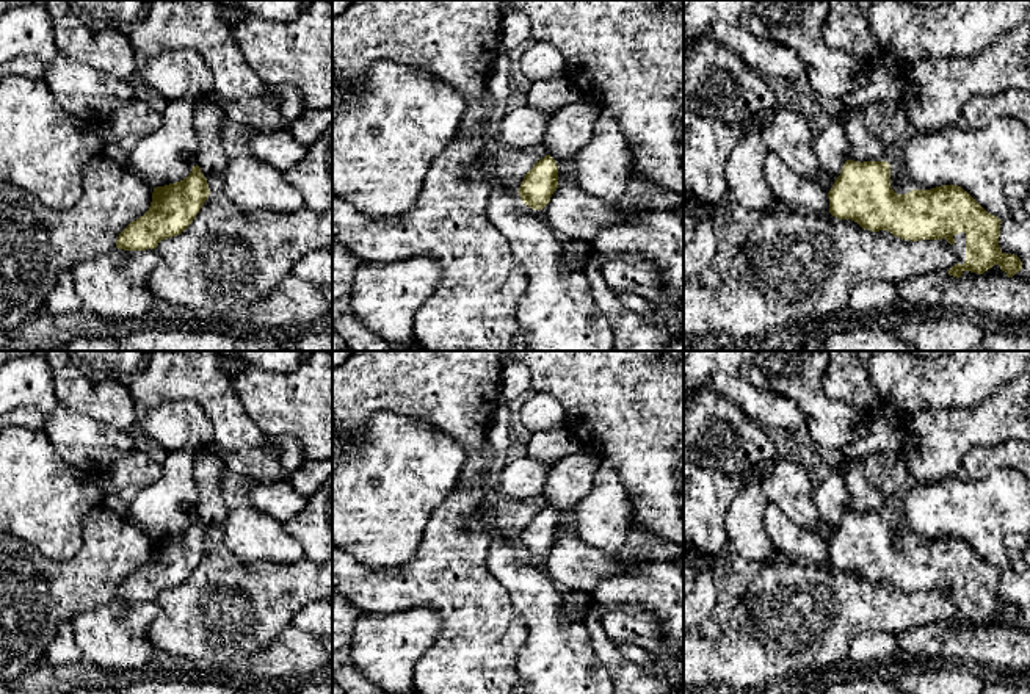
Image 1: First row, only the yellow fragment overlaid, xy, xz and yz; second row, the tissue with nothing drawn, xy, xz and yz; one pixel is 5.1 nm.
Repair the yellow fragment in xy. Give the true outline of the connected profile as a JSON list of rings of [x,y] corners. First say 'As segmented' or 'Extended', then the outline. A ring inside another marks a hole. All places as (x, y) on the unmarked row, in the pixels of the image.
As segmented. [[[198,515],[183,531],[154,539],[149,561],[119,584],[116,598],[155,600],[161,591],[180,586],[193,573],[209,545],[207,530]]]

